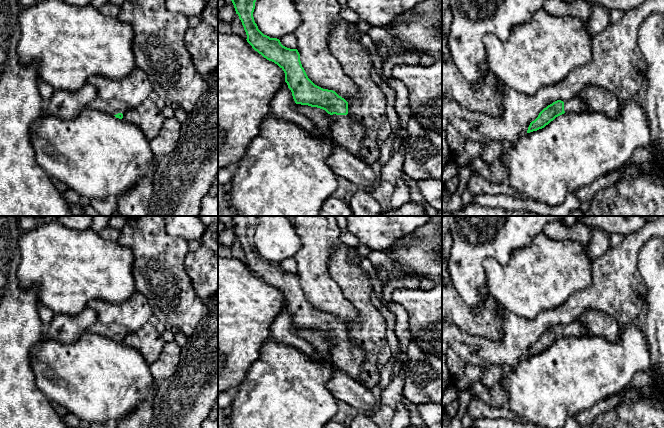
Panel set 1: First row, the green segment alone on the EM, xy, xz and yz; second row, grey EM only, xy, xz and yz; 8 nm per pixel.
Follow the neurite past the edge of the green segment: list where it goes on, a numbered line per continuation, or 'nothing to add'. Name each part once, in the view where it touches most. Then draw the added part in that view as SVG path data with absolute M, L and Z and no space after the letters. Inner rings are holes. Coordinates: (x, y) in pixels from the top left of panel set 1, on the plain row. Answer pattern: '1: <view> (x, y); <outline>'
1: xz (348, 358); M347 339L330 340L330 356L334 367L349 377L359 381L364 364L364 352Z

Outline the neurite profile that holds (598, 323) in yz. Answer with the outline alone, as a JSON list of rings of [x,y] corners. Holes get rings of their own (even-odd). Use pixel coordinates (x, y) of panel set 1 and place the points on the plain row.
[[[588,309],[578,321],[585,326],[589,335],[601,336],[610,343],[616,343],[620,338],[621,327],[603,311]]]

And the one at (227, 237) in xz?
[[[232,225],[228,227],[218,236],[218,242],[226,247],[231,247],[232,243],[235,241],[236,235]]]

